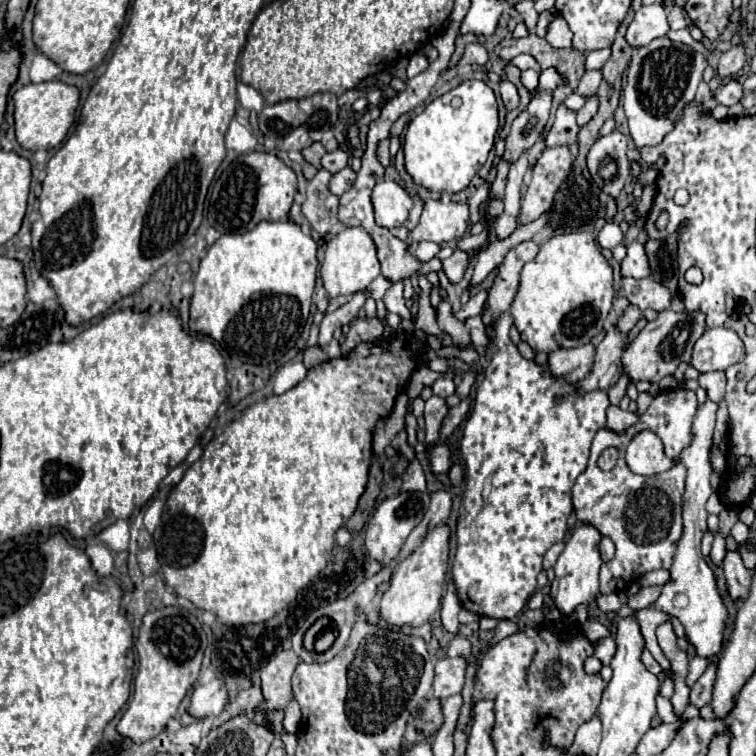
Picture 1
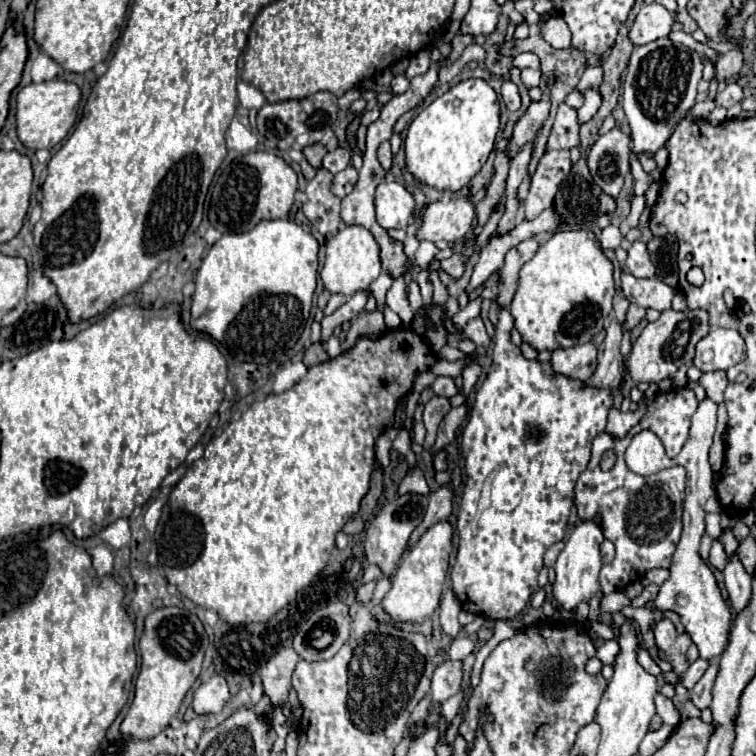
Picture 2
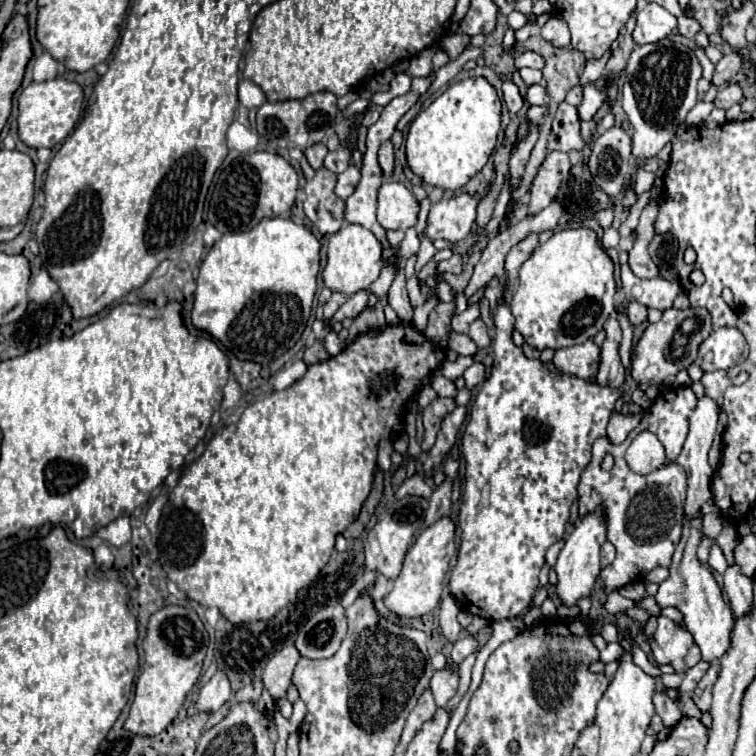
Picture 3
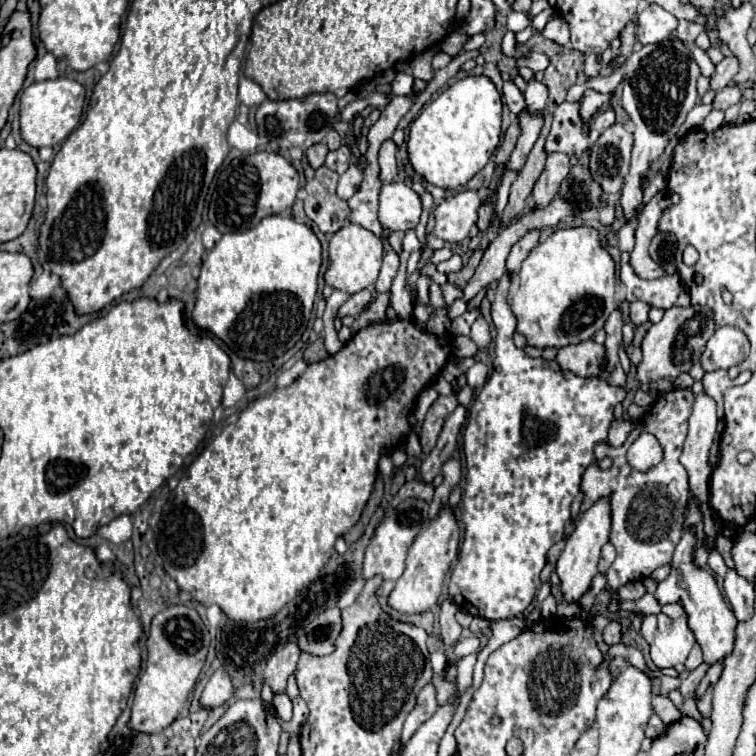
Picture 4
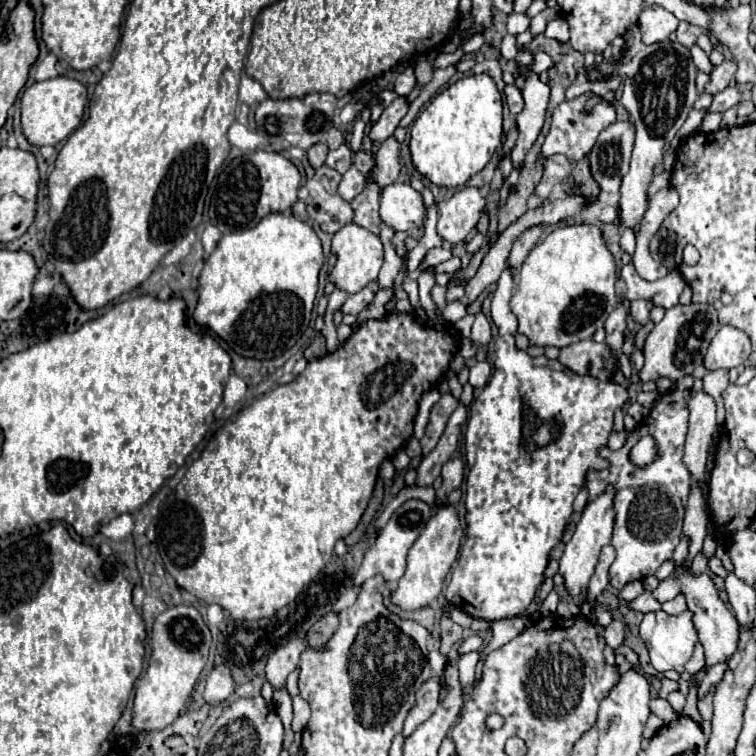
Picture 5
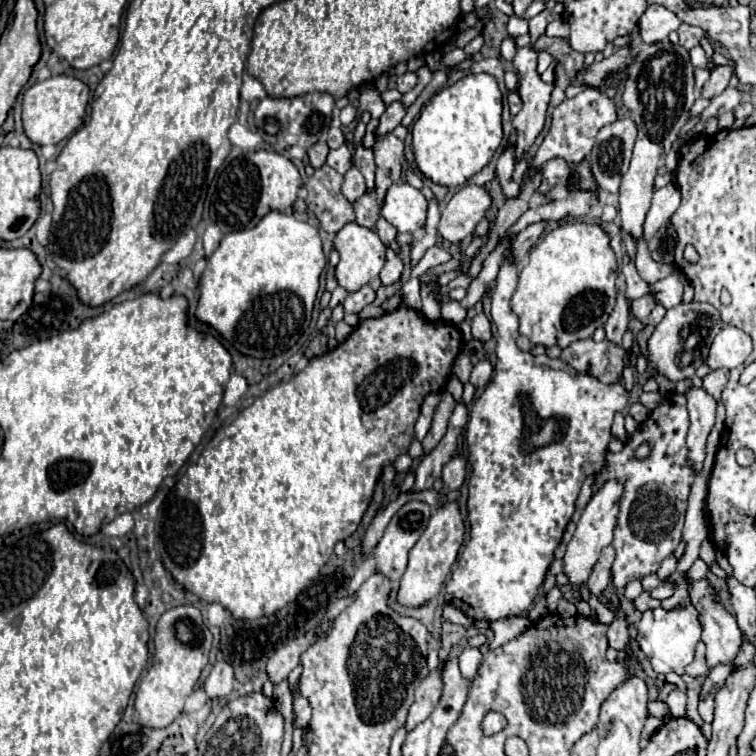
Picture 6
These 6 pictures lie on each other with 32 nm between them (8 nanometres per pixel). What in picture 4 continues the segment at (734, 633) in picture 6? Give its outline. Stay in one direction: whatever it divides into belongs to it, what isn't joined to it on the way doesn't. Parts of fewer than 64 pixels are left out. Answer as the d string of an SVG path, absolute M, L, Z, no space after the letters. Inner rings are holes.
M684 528L682 530L682 540L678 542L674 558L672 558L670 576L664 582L658 584L658 590L656 590L654 596L660 602L660 606L672 604L672 602L682 604L682 608L684 608L684 612L688 616L688 626L694 632L696 642L702 648L704 662L714 664L714 662L722 660L728 652L732 652L734 630L736 630L738 620L734 618L732 610L724 602L714 576L710 572L706 572L704 568L696 566L696 562L694 562L694 546L696 546L696 532L692 528Z

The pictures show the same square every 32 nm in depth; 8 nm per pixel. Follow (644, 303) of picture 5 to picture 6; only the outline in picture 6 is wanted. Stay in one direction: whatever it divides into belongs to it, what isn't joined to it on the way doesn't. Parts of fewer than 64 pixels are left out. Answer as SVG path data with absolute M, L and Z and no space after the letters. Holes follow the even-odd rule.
M644 296L640 300L632 300L630 302L630 312L634 314L634 318L638 318L642 324L648 320L650 310L656 306L656 300L652 300L652 296Z

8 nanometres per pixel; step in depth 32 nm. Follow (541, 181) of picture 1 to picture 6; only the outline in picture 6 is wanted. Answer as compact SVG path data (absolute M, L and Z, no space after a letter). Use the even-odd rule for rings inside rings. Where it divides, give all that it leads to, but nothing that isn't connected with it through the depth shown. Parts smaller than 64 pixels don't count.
M552 158L542 166L542 184L538 188L540 194L548 194L552 186L564 182L570 176L570 164L564 158Z

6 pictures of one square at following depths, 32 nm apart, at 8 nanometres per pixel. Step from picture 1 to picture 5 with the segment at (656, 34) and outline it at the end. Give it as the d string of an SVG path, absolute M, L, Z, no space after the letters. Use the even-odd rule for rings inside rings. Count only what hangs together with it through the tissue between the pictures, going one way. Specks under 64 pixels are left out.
M656 4L646 6L638 18L638 30L640 30L640 38L644 44L662 42L676 28L678 28L678 18Z

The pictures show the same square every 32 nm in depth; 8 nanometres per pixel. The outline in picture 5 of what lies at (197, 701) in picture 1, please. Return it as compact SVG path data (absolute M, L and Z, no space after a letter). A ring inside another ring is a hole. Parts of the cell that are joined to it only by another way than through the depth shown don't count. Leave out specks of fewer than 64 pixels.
M220 664L218 668L212 670L212 674L206 680L204 700L208 704L220 704L220 702L228 700L232 694L234 694L232 674L230 674L230 670L224 664Z

